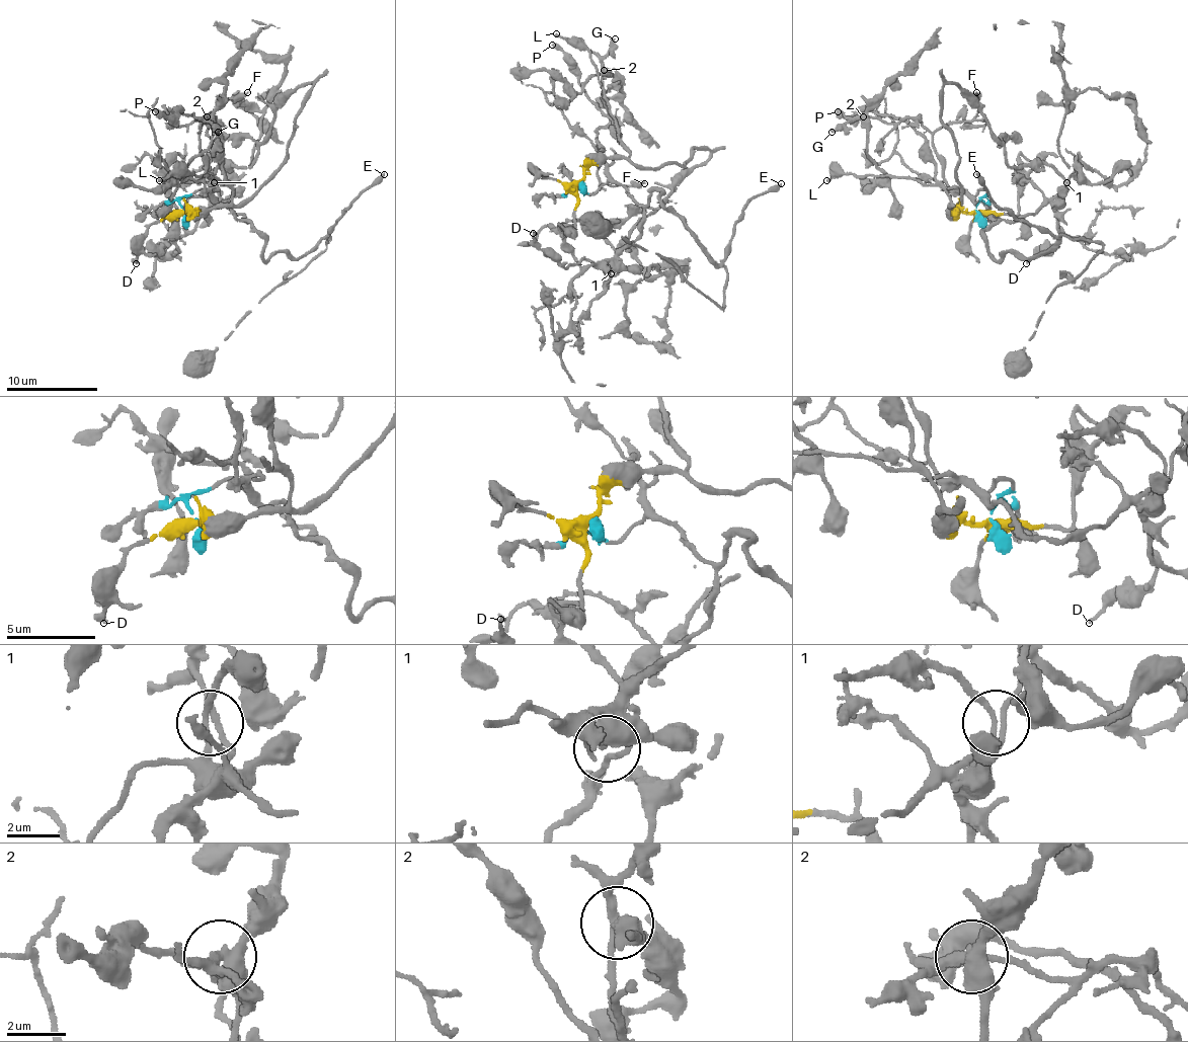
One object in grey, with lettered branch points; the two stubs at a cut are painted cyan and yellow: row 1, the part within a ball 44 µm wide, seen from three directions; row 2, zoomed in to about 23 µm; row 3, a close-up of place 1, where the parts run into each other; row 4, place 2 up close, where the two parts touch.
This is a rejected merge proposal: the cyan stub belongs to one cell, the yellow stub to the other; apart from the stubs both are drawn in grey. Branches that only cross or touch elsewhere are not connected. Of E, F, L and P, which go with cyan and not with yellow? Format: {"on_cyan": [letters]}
{"on_cyan": ["E", "F"]}

